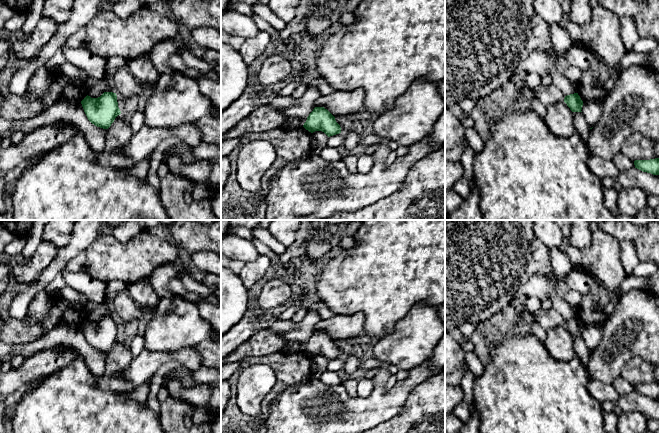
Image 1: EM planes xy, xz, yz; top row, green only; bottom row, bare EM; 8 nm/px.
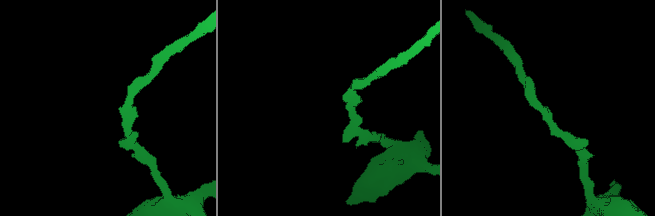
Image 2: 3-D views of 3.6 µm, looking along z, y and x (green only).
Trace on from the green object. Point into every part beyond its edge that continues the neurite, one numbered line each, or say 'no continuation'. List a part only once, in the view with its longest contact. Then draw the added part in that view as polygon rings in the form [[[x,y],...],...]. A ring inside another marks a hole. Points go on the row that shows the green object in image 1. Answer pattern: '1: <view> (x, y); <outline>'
no continuation

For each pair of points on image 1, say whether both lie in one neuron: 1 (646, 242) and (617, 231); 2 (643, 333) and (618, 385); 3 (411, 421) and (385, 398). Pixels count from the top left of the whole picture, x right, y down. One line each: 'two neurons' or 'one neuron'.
1: one neuron
2: two neurons
3: two neurons

